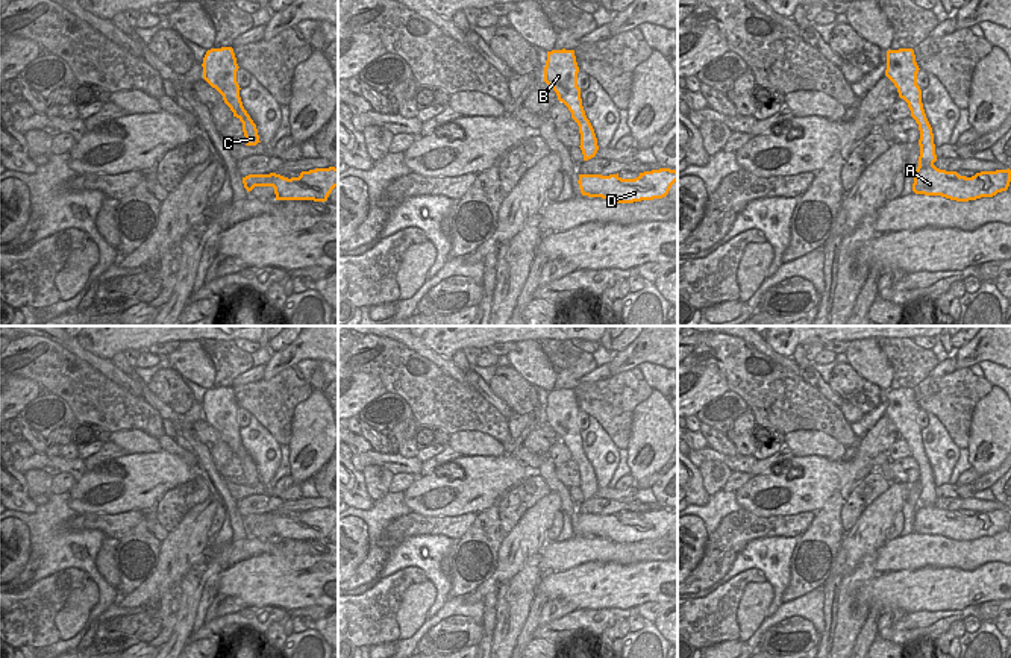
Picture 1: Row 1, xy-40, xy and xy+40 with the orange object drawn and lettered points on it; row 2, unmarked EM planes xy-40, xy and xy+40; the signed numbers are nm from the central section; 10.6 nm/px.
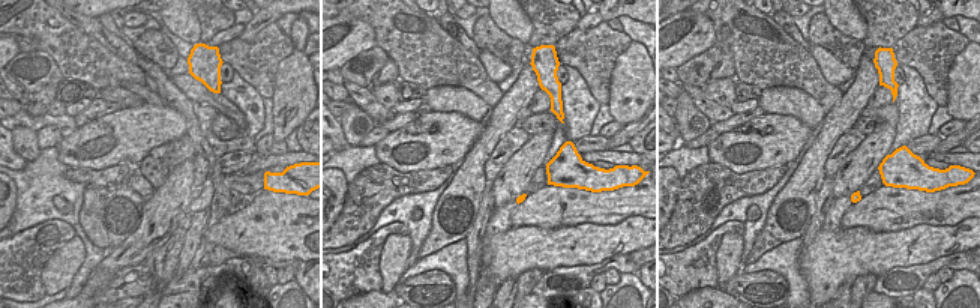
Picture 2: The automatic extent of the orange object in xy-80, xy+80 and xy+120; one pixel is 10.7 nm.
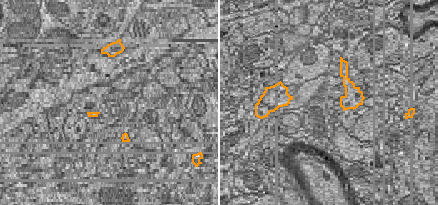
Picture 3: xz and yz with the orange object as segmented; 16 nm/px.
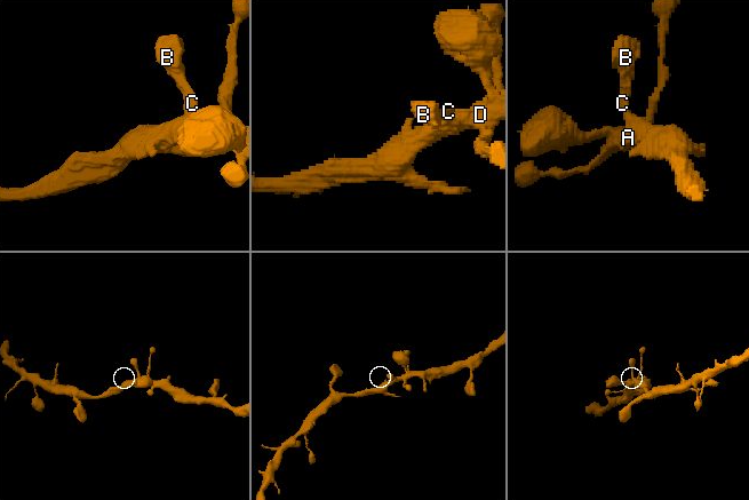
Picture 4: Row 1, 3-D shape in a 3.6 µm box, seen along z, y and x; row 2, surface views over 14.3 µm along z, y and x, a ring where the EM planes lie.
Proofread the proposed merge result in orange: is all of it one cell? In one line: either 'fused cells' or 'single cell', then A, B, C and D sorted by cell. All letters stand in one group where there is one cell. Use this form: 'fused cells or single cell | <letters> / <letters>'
single cell | A B C D

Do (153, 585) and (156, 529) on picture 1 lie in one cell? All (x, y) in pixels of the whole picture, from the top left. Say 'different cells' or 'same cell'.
different cells

